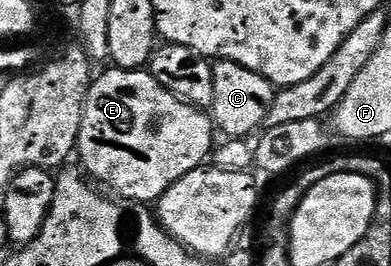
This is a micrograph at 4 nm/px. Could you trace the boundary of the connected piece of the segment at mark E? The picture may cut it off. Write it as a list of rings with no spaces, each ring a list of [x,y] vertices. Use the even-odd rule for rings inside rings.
[[[115,66],[109,69],[109,72],[104,72],[101,76],[99,73],[88,90],[78,141],[79,163],[93,181],[101,180],[102,183],[109,184],[114,191],[125,196],[125,201],[159,201],[164,192],[174,186],[174,182],[201,167],[207,161],[204,160],[207,156],[209,159],[214,148],[214,121],[205,109],[195,108],[193,104],[187,104],[170,94],[170,90],[163,88],[154,79],[151,71]],[[108,144],[113,144],[124,152],[108,152]]]

